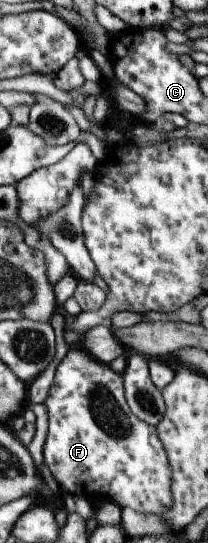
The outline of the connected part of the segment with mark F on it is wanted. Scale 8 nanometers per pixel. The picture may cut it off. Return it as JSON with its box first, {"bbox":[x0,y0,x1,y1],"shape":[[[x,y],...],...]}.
{"bbox":[42,346,172,515],"shape":[[[71,346],[65,353],[65,356],[59,361],[55,367],[52,384],[48,391],[48,397],[43,402],[47,409],[47,432],[42,446],[43,463],[48,467],[50,475],[57,483],[57,487],[61,494],[73,493],[83,497],[88,502],[110,501],[120,508],[129,507],[131,510],[145,513],[163,515],[163,512],[171,506],[172,496],[170,491],[171,484],[171,467],[167,462],[164,446],[156,433],[155,426],[150,426],[146,422],[139,420],[130,410],[126,403],[123,392],[122,376],[118,372],[112,371],[106,364],[92,359],[80,347]]]}

